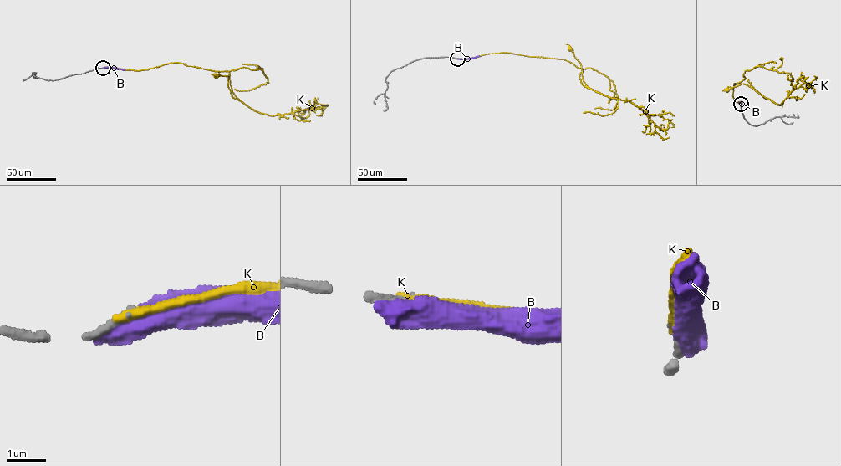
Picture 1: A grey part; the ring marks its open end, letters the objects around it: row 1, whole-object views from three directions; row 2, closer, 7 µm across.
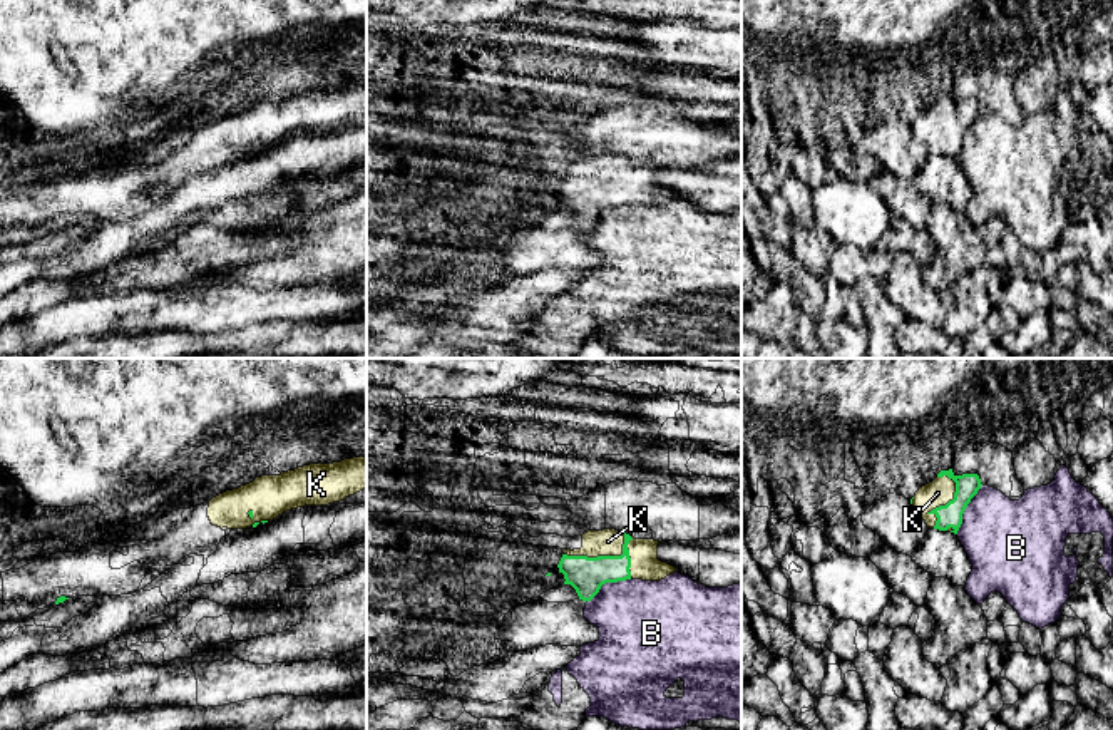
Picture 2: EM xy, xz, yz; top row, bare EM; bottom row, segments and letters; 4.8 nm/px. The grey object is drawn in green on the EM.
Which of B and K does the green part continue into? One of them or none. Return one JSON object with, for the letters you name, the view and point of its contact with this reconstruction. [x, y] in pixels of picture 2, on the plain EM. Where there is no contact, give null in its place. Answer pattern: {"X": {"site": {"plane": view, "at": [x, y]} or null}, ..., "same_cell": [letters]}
{"K": {"site": {"plane": "xz", "at": [615, 181]}}, "same_cell": ["K"]}

